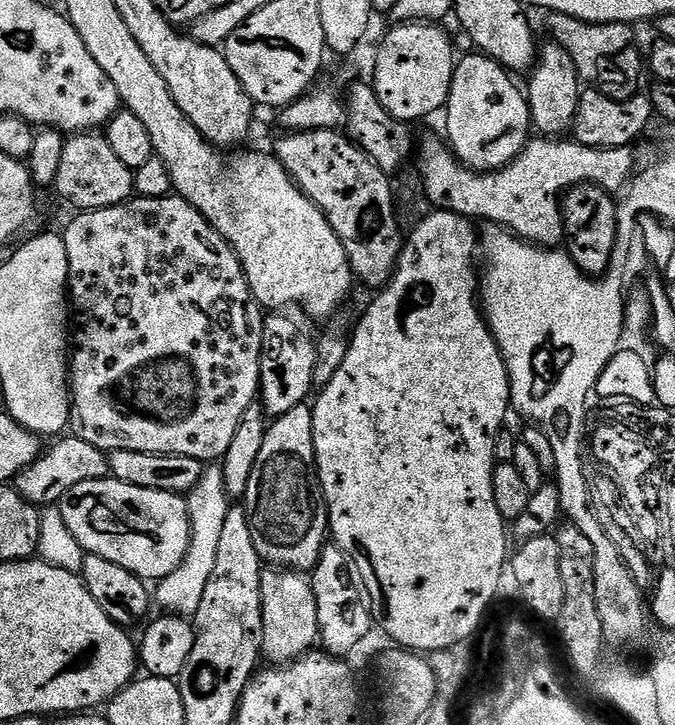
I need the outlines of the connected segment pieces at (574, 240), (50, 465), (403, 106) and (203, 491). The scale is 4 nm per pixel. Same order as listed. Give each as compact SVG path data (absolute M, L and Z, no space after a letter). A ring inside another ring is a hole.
M576 184L562 197L566 251L578 270L586 276L599 278L610 266L610 258L618 238L617 207L613 193L599 188L597 184Z
M71 434L57 439L53 444L56 445L49 452L48 449L41 451L40 457L30 466L26 466L26 470L17 474L14 481L14 487L17 492L22 494L22 498L26 498L37 506L59 505L61 498L70 490L74 490L74 486L82 486L82 482L90 482L91 480L102 480L109 475L108 456L98 446L90 446L90 442L82 442L82 438Z
M413 22L411 24L396 24L384 36L380 49L376 52L376 65L372 68L370 83L376 91L378 102L387 112L401 122L424 120L436 111L443 109L448 102L448 95L452 89L452 69L454 55L452 56L452 40L443 32L443 27L432 22Z
M220 466L205 467L202 478L198 478L198 486L187 493L188 513L190 514L190 546L186 550L186 558L182 558L182 566L174 570L167 578L159 581L154 588L154 600L161 604L163 611L185 618L195 616L198 605L202 603L202 594L206 590L206 582L210 582L210 573L214 570L214 558L218 555L218 542L222 535L222 525L226 523L226 514L230 507L230 497L224 481L224 469Z

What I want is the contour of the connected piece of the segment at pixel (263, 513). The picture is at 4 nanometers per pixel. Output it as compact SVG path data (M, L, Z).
M307 403L294 406L290 414L282 414L269 423L266 442L262 442L258 462L254 462L254 470L250 470L250 486L246 486L242 507L248 513L250 534L254 538L254 546L258 546L258 554L265 565L283 566L288 570L315 568L320 551L326 547L326 537L330 529L328 503L324 501L324 488L320 485L320 475L316 472L312 409Z

